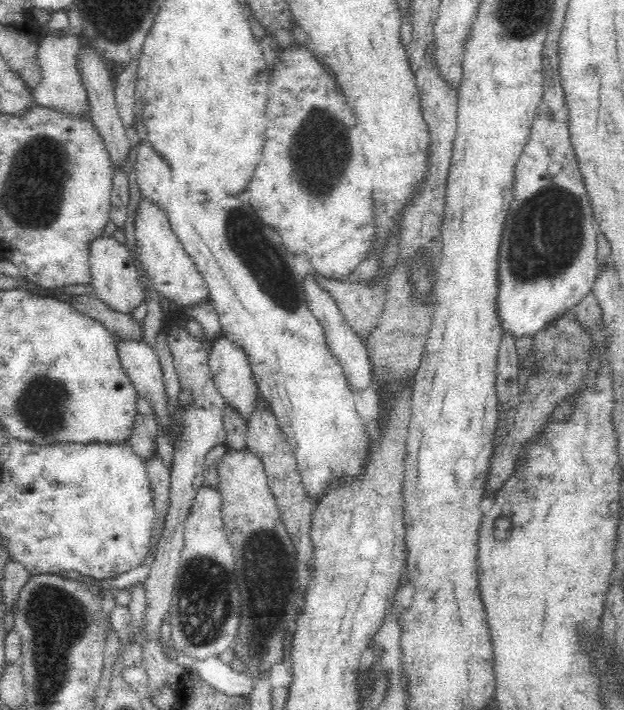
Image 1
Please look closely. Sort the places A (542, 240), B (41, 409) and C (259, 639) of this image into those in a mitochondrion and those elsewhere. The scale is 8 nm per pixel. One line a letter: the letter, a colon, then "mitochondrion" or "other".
A: mitochondrion
B: mitochondrion
C: mitochondrion

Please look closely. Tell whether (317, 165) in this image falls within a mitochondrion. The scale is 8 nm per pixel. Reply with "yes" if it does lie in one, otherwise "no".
yes

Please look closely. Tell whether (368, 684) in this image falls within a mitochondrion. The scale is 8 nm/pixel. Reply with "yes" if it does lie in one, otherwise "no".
no

